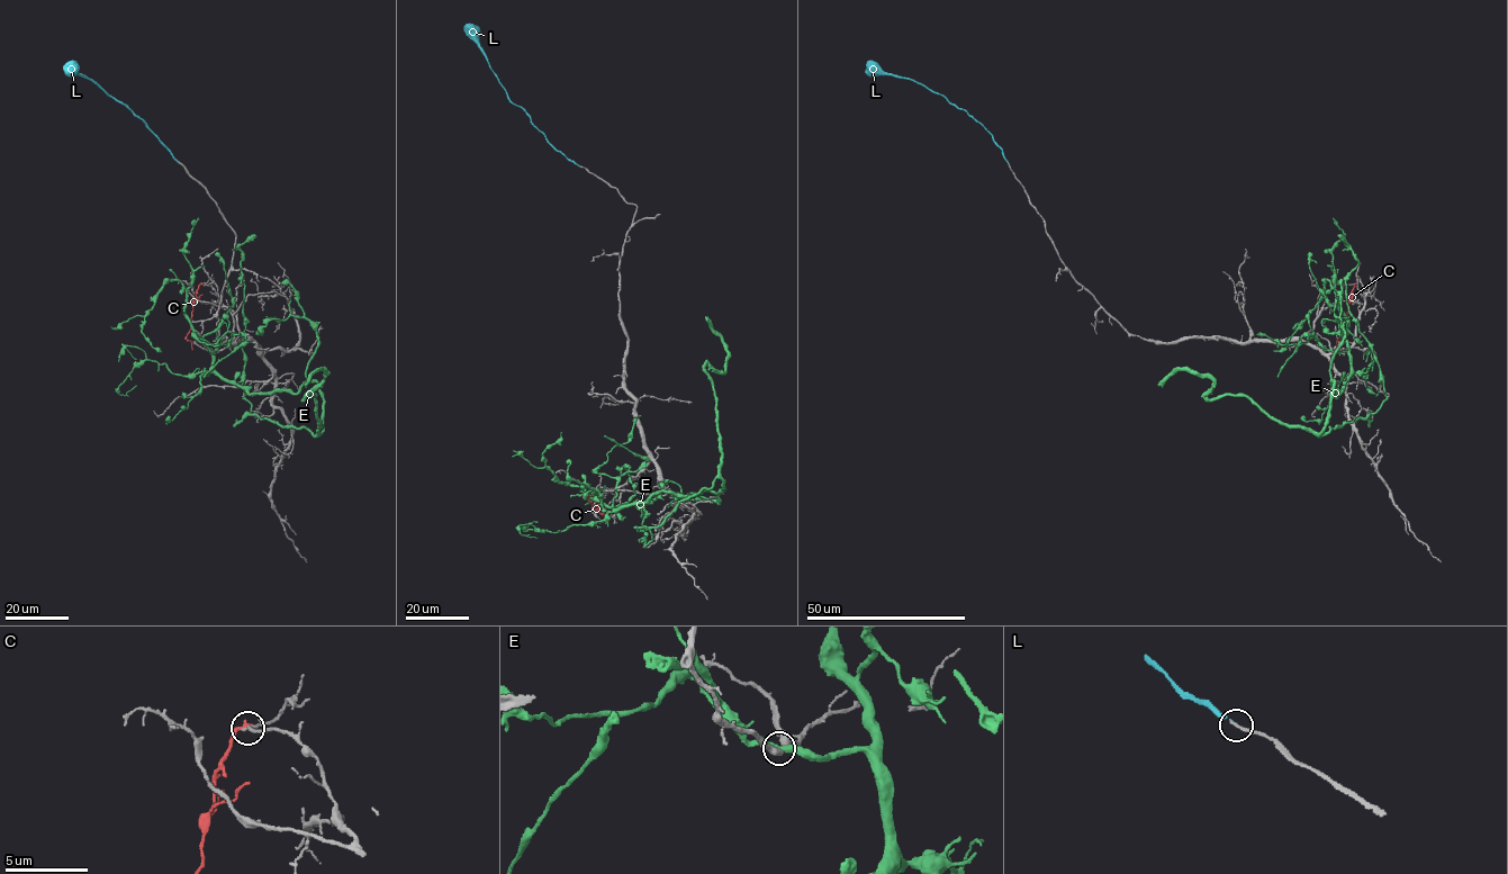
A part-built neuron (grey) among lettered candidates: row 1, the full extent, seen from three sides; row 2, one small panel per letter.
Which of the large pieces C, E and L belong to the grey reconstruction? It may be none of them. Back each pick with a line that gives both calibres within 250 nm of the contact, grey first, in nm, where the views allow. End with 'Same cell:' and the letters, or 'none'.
L: calibres 220 and 130 nm
Same cell: L

